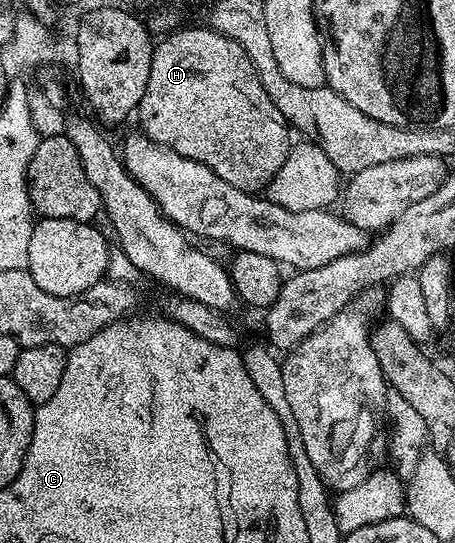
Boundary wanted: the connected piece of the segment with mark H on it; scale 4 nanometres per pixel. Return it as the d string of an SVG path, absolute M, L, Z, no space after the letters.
M210 28L202 29L176 29L155 46L149 84L145 84L145 96L141 96L137 111L138 129L157 144L205 164L217 172L225 184L254 194L266 188L273 176L277 176L281 164L285 164L293 145L292 131L285 116L281 116L273 100L269 100L269 92L265 92L249 56L225 35Z

